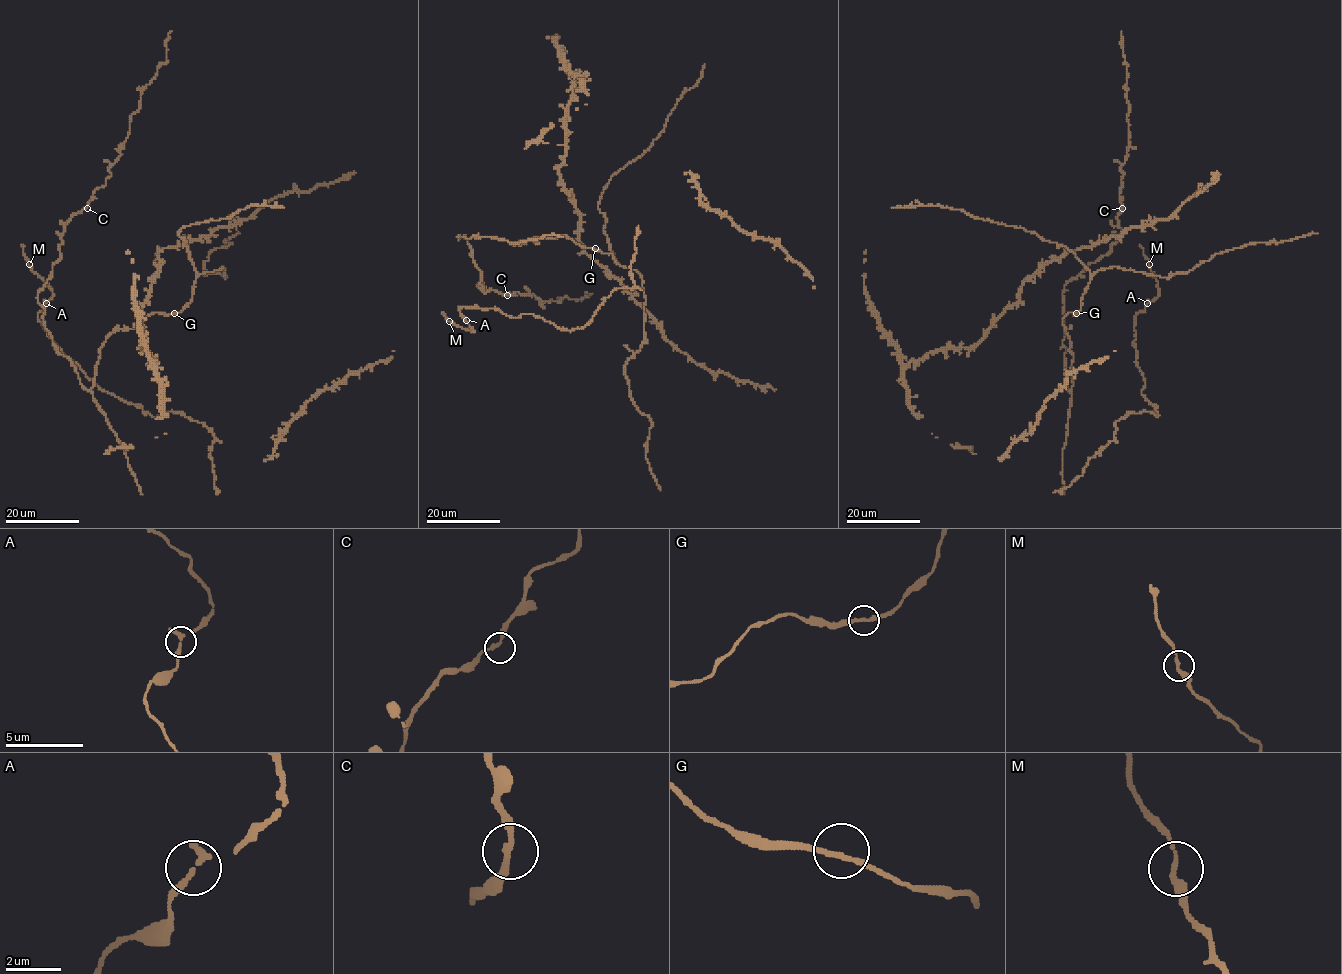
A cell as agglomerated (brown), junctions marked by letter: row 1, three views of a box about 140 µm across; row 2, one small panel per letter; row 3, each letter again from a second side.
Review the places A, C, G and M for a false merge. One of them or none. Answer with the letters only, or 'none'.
none

